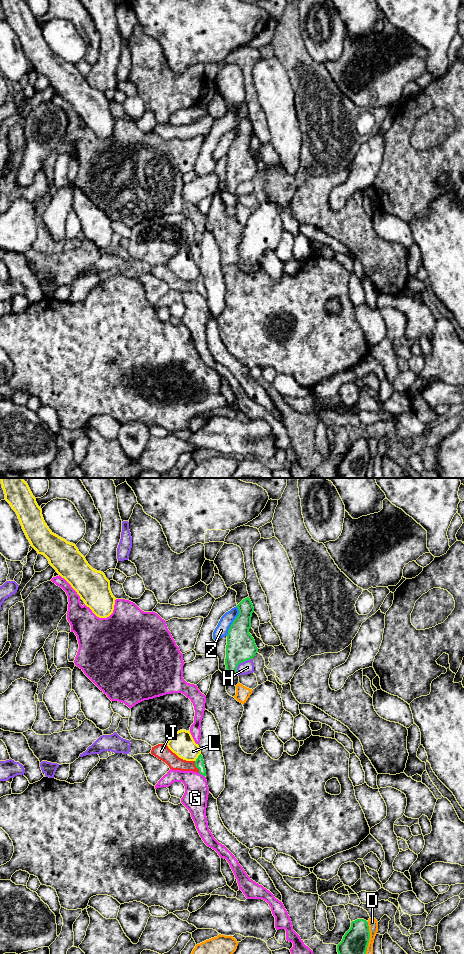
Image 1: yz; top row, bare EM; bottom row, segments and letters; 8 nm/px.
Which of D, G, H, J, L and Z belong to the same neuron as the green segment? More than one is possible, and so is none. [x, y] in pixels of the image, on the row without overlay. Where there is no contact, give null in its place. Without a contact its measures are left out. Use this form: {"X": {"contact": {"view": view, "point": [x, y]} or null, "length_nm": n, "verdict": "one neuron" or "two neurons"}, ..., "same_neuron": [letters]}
{"D": {"contact": {"view": "yz", "point": [368, 460]}, "length_nm": 280, "verdict": "two neurons"}, "G": {"contact": {"view": "yz", "point": [202, 294]}, "length_nm": 60, "verdict": "two neurons"}, "H": {"contact": {"view": "yz", "point": [240, 182]}, "length_nm": 190, "verdict": "two neurons"}, "J": {"contact": {"view": "yz", "point": [197, 287]}, "length_nm": 100, "verdict": "one neuron"}, "L": {"contact": {"view": "yz", "point": [198, 277]}, "length_nm": 80, "verdict": "two neurons"}, "Z": {"contact": {"view": "yz", "point": [233, 141]}, "length_nm": 260, "verdict": "two neurons"}, "same_neuron": ["J"]}

